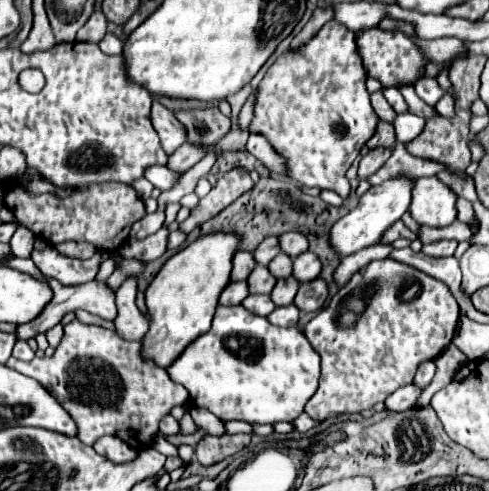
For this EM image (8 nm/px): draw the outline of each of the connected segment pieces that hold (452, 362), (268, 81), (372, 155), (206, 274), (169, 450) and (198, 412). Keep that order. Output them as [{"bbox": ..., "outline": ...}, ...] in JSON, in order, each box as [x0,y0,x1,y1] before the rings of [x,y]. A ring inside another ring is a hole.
[{"bbox":[416,345,468,407],"outline":[[[450,345],[446,351],[442,351],[442,355],[438,355],[438,359],[434,359],[434,363],[436,363],[436,375],[430,381],[430,385],[422,389],[422,395],[418,397],[418,403],[416,405],[418,407],[428,405],[430,399],[432,399],[432,395],[436,391],[440,391],[442,387],[450,385],[452,383],[452,377],[458,373],[458,369],[460,369],[460,365],[464,361],[468,361],[468,357],[456,345]]]},{"bbox":[250,21,380,199],"outline":[[[328,21],[312,37],[310,43],[302,45],[294,53],[286,51],[284,55],[280,55],[258,87],[260,93],[256,99],[250,133],[264,135],[270,145],[288,159],[288,175],[292,179],[300,181],[306,187],[332,189],[342,199],[348,199],[350,183],[346,179],[346,171],[360,155],[360,149],[374,135],[376,125],[380,121],[370,105],[370,93],[366,89],[366,71],[356,49],[354,33],[338,21]]]},{"bbox":[358,147,390,179],"outline":[[[376,147],[376,149],[372,149],[366,157],[362,157],[362,161],[360,161],[360,167],[358,167],[358,177],[360,179],[368,179],[370,175],[374,175],[374,171],[378,171],[384,163],[386,163],[386,159],[390,157],[390,149],[384,149],[384,147]]]},{"bbox":[142,233,236,369],"outline":[[[210,233],[180,249],[162,265],[144,293],[150,327],[142,339],[142,359],[152,359],[152,363],[158,363],[158,367],[166,369],[194,339],[210,329],[218,297],[230,281],[232,255],[236,247],[236,235]]]},{"bbox":[152,436,178,457],"outline":[[[156,436],[153,439],[152,448],[156,449],[158,452],[162,453],[166,457],[168,456],[178,456],[178,449],[176,446],[169,443],[163,437]]]},{"bbox":[192,407,226,435],"outline":[[[192,407],[192,419],[196,421],[196,427],[204,429],[210,435],[224,435],[226,433],[224,423],[216,415],[212,415],[210,411],[206,411],[202,407]]]}]

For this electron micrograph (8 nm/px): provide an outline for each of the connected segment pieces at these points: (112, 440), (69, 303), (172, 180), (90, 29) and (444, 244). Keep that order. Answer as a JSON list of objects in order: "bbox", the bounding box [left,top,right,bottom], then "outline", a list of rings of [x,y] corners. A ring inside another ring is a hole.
[{"bbox":[93,435,138,463],"outline":[[[106,435],[106,437],[98,439],[93,448],[96,453],[110,459],[112,463],[126,463],[126,461],[136,459],[136,455],[138,455],[138,451],[134,447],[130,447],[126,441],[118,439],[118,437],[112,437],[112,435]]]},{"bbox":[16,279,116,341],"outline":[[[48,279],[48,283],[50,283],[50,287],[54,291],[54,299],[44,307],[44,311],[42,311],[42,315],[38,315],[38,319],[32,319],[30,323],[16,327],[16,337],[18,339],[24,339],[26,341],[30,337],[34,337],[36,333],[48,331],[50,327],[54,327],[54,325],[60,323],[62,315],[66,315],[66,313],[70,313],[74,309],[84,309],[84,311],[88,311],[92,315],[98,315],[100,319],[108,319],[108,321],[112,321],[116,317],[116,305],[114,305],[114,295],[116,293],[114,293],[114,289],[106,281],[96,281],[94,279],[94,281],[82,283],[82,285],[70,285],[70,287],[62,287],[54,279]]]},{"bbox":[146,165,184,191],"outline":[[[154,165],[154,167],[148,167],[146,169],[146,179],[160,191],[170,191],[182,177],[184,173],[176,173],[176,171],[170,171],[168,167],[160,167],[160,165]]]},{"bbox":[78,11,106,43],"outline":[[[102,11],[92,13],[92,17],[86,21],[86,25],[78,31],[78,41],[90,41],[100,43],[100,39],[106,35],[106,17]]]},{"bbox":[422,241,458,257],"outline":[[[436,241],[432,245],[422,245],[422,253],[434,255],[434,257],[446,257],[446,255],[454,255],[456,247],[458,247],[458,241]]]}]

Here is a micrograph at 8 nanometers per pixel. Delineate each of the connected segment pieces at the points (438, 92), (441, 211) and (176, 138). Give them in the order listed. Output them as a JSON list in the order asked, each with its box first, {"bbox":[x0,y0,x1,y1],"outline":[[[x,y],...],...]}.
[{"bbox":[414,77,444,105],"outline":[[[424,77],[424,79],[418,79],[416,83],[414,83],[414,89],[416,89],[416,93],[428,103],[428,105],[436,105],[438,103],[438,99],[444,95],[444,91],[442,91],[442,87],[438,85],[438,81],[436,81],[436,77]]]},{"bbox":[410,177,458,227],"outline":[[[438,177],[418,179],[412,191],[410,213],[420,225],[446,227],[456,221],[458,195]]]},{"bbox":[150,99,186,155],"outline":[[[154,99],[150,119],[154,123],[156,133],[160,135],[160,141],[162,141],[162,147],[164,147],[166,155],[172,155],[186,141],[186,129],[176,119],[174,111],[166,109],[158,99]]]}]

